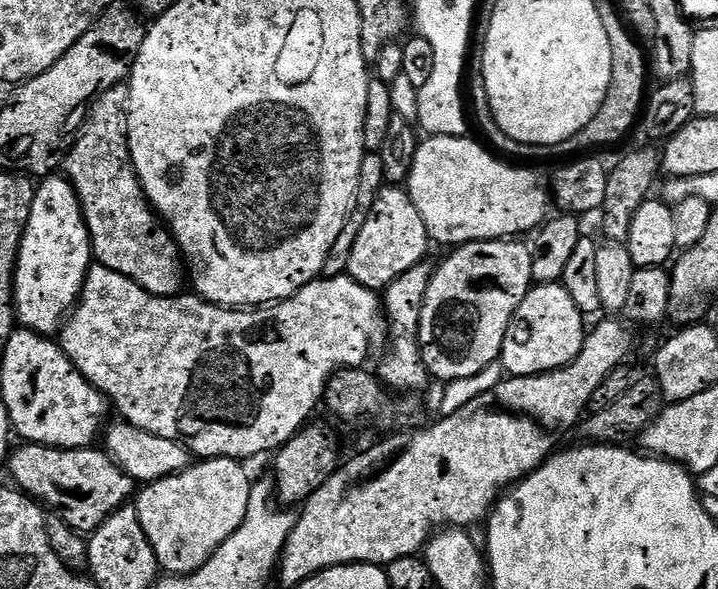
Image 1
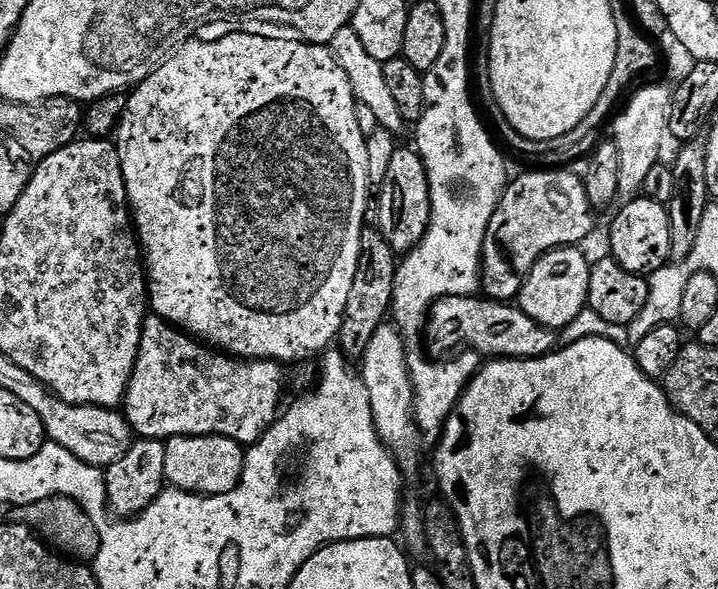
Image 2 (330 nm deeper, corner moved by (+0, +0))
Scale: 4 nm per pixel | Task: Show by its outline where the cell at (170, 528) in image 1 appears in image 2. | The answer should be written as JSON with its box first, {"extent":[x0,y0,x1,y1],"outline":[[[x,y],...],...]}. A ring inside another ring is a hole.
{"extent":[165,436,245,496],"outline":[[[173,436],[165,443],[165,476],[171,487],[181,492],[195,492],[197,496],[217,496],[226,494],[238,486],[244,469],[245,449],[237,442],[225,436]]]}

